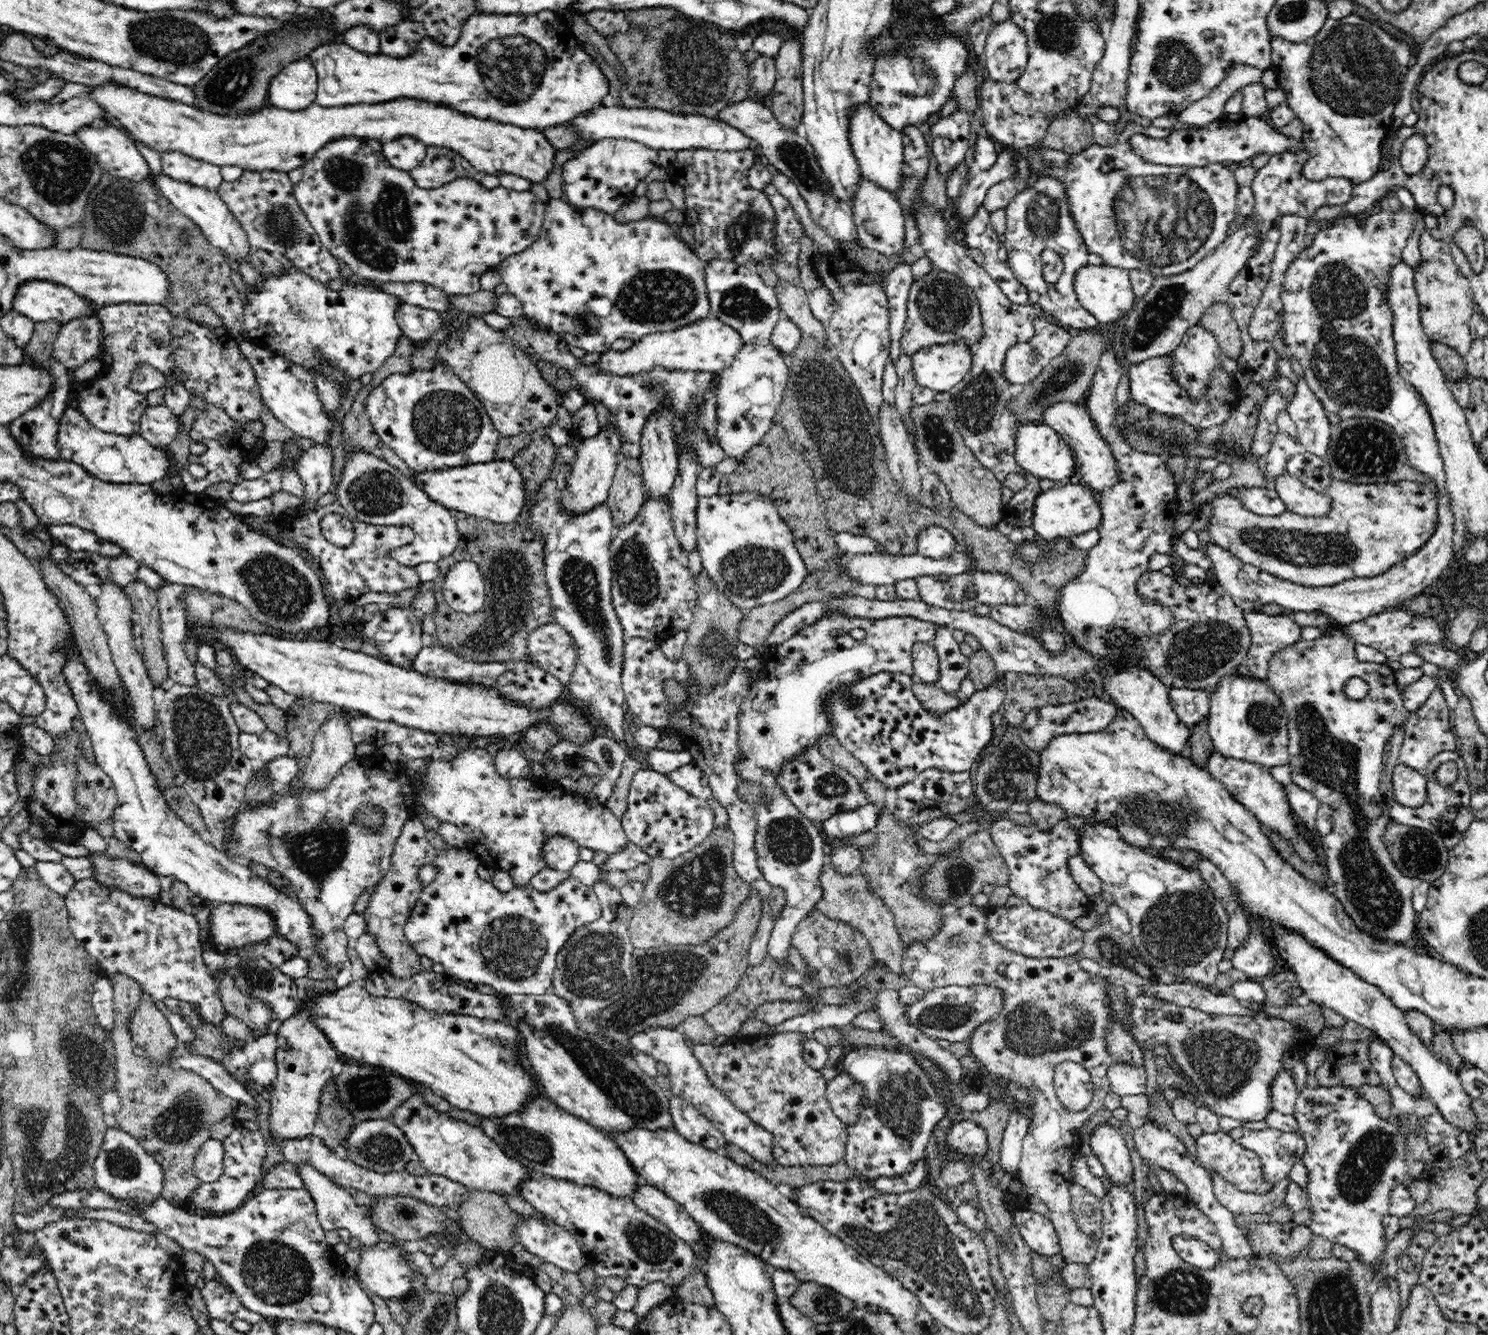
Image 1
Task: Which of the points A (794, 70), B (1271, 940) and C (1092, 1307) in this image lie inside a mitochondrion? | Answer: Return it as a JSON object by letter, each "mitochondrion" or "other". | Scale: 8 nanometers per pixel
{"A":"other","B":"other","C":"other"}

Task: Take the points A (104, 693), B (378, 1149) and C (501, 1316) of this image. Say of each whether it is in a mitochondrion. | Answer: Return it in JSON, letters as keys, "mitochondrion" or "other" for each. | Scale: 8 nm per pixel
{"A":"other","B":"mitochondrion","C":"mitochondrion"}

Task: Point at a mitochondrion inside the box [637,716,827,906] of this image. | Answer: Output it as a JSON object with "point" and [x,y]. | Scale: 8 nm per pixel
{"point":[786,838]}

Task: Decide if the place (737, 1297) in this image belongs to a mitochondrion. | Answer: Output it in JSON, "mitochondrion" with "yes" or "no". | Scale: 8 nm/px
{"mitochondrion":"no"}

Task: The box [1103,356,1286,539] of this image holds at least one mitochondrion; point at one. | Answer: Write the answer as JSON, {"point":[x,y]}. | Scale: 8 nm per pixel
{"point":[1150,434]}

